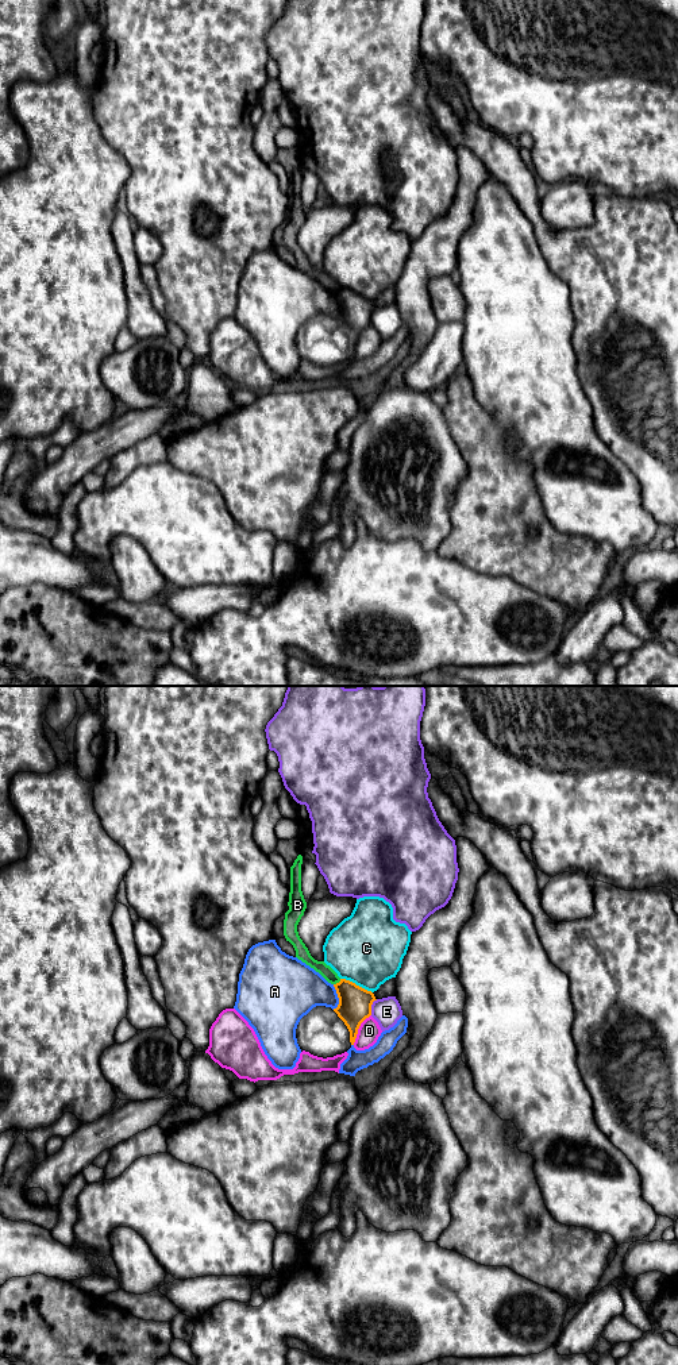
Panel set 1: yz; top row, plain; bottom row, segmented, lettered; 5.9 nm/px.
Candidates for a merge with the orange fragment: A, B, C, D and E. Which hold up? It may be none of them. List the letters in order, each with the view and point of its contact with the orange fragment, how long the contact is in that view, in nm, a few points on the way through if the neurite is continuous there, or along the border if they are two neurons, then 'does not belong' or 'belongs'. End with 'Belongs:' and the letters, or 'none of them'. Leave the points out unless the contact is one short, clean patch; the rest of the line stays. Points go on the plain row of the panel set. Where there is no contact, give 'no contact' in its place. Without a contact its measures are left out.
A: contact yz (338, 305); length 150 nm; border yz (332, 293), (338, 307), (335, 317); does not belong
B: contact yz (336, 292); length 60 nm; border yz (341, 288), (334, 293); does not belong
C: contact yz (355, 293); length 220 nm; does not belong
D: contact yz (358, 336); length 220 nm; border yz (370, 323), (361, 332), (353, 353); does not belong
E: contact yz (370, 315); length 100 nm; does not belong
Belongs: none of them

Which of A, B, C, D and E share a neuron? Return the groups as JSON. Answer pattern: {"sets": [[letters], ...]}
{"sets": [["A"], ["B"], ["C"], ["D"], ["E"]]}

